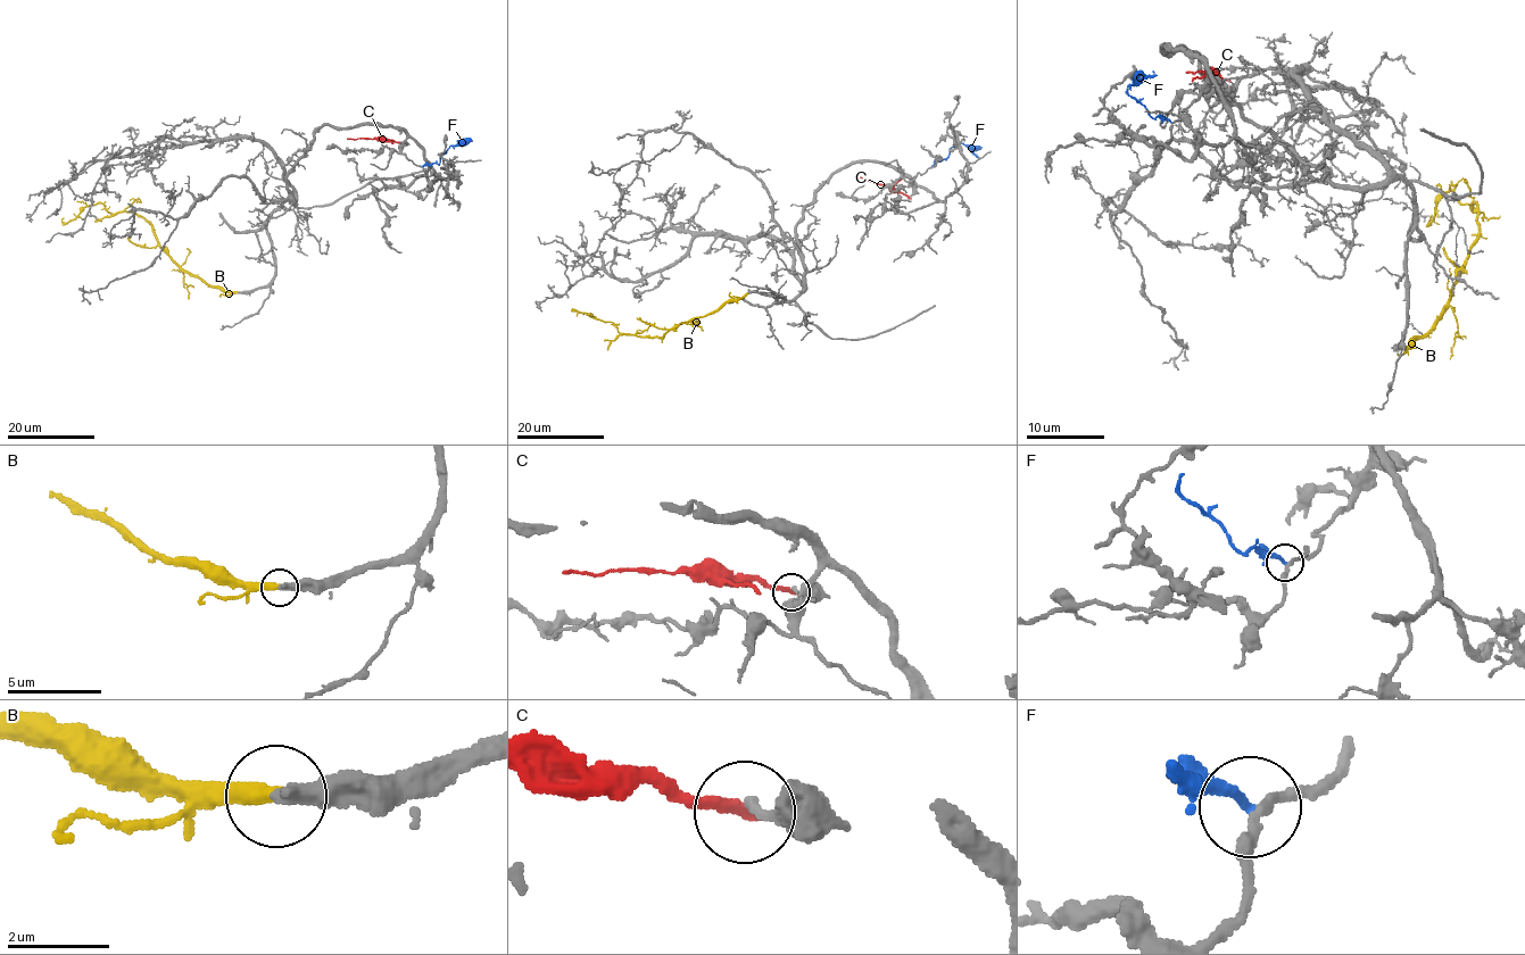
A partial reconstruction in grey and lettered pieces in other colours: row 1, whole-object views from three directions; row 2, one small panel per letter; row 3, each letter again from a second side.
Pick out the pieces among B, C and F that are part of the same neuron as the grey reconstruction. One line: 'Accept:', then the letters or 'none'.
Accept: B

